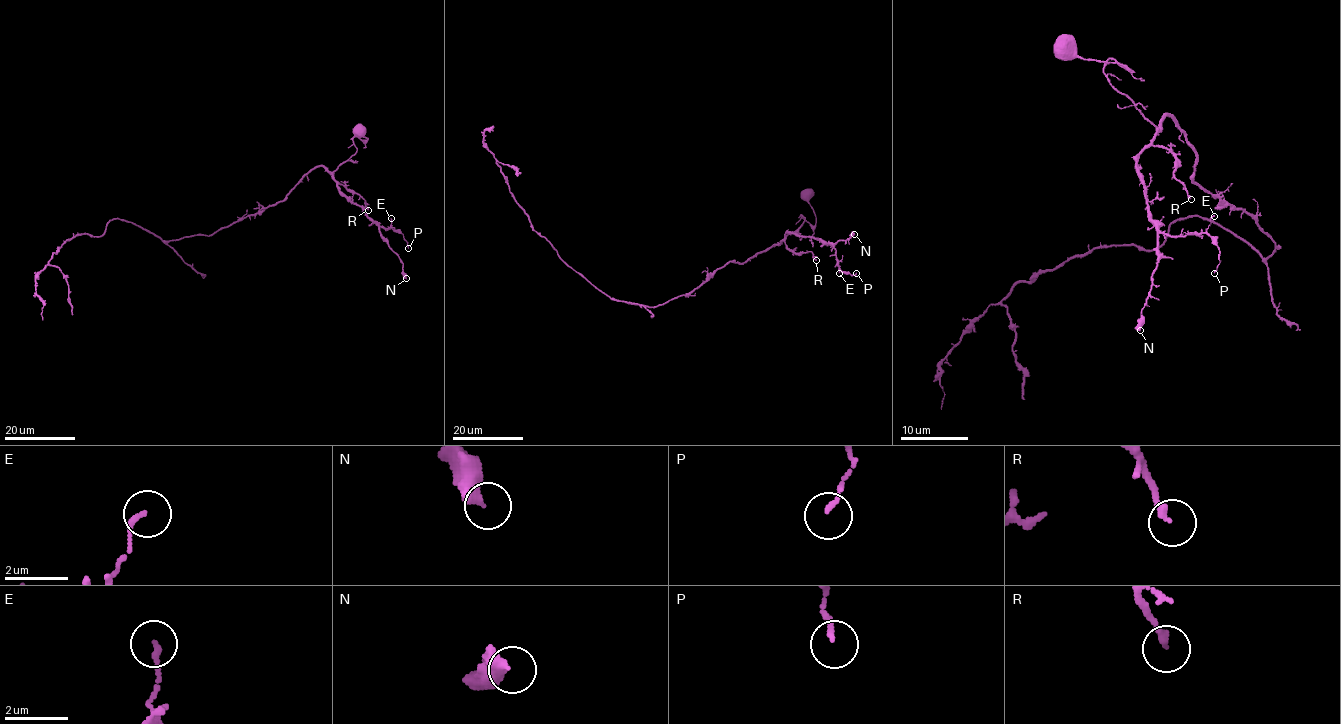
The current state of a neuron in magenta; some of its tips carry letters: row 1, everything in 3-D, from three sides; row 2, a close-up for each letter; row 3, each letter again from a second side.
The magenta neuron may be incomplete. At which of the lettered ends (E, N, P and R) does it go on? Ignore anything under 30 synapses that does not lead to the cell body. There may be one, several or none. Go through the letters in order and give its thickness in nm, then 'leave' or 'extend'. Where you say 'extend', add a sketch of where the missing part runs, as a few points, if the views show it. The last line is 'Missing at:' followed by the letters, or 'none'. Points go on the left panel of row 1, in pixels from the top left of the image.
E: 160 nm | leave
N: 440 nm | leave
P: 130 nm | leave
R: 200 nm | leave
Missing at: none

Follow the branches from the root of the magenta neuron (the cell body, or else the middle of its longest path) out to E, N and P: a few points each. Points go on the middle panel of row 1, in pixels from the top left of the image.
E: (807, 194), (816, 223), (802, 214), (802, 223), (780, 242), (788, 232), (825, 241), (839, 273)
N: (807, 194), (816, 223), (811, 226), (802, 214), (802, 223), (780, 242), (788, 232), (825, 243), (854, 234)
P: (807, 194), (816, 223), (802, 214), (802, 223), (780, 242), (788, 232), (824, 240), (842, 271), (856, 273)

